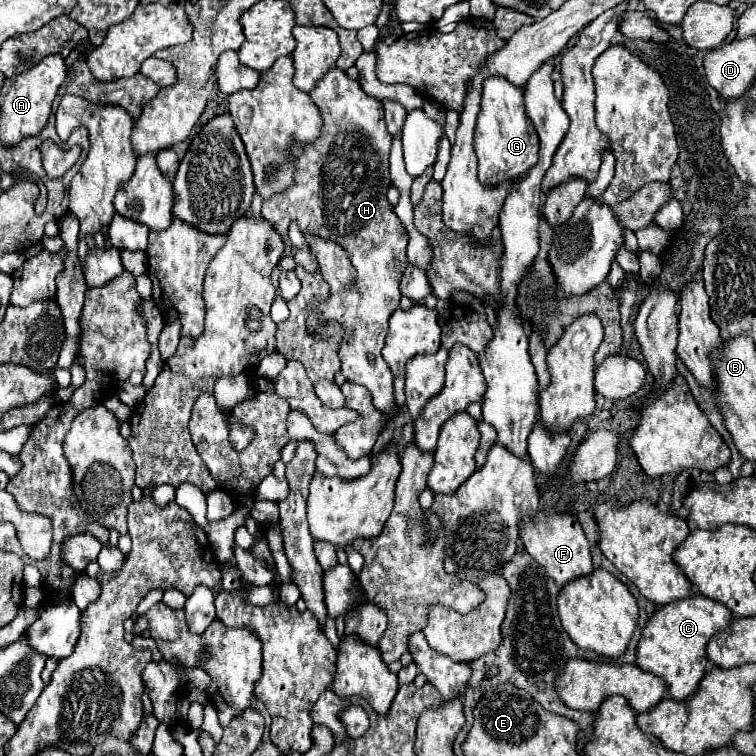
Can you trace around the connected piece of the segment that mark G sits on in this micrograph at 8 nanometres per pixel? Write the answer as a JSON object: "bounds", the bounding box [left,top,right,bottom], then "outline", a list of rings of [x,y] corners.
{"bounds":[476,77,538,187],"outline":[[[488,77],[482,91],[482,111],[476,123],[476,155],[478,155],[478,181],[496,187],[504,181],[514,181],[538,161],[538,135],[532,121],[526,117],[524,91],[510,85],[502,77]]]}

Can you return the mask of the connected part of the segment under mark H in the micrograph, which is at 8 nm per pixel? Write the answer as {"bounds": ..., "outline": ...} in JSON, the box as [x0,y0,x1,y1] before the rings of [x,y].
{"bounds":[262,67,408,413],"outline":[[[338,67],[326,73],[314,87],[314,93],[310,93],[310,99],[322,113],[322,133],[314,143],[290,149],[290,157],[296,159],[294,185],[264,201],[262,217],[274,225],[274,229],[278,227],[282,237],[288,235],[288,225],[296,221],[300,229],[310,229],[310,233],[346,249],[356,277],[352,285],[316,305],[306,317],[306,329],[316,337],[320,327],[340,323],[344,341],[338,349],[338,357],[344,377],[364,385],[372,393],[374,407],[386,413],[394,409],[394,387],[392,371],[380,351],[384,347],[390,313],[398,309],[398,283],[408,265],[408,235],[386,199],[390,187],[388,155],[392,135],[382,121],[382,103],[366,95],[358,81],[350,79]]]}

